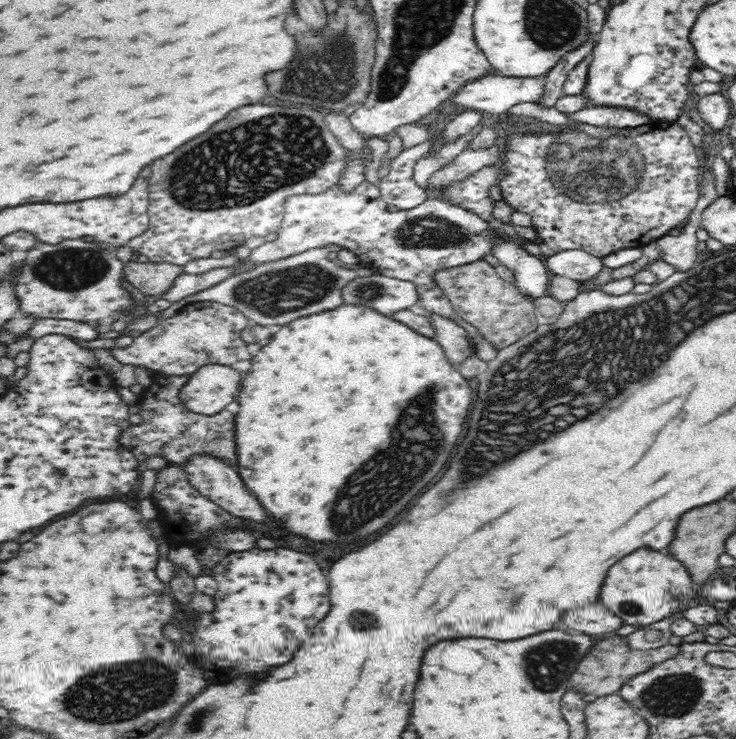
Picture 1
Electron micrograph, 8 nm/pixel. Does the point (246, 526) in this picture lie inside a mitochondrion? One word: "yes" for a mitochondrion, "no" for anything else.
no

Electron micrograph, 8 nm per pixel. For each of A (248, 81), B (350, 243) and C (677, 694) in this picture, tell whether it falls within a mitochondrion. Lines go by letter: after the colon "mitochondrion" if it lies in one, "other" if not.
A: other
B: other
C: mitochondrion

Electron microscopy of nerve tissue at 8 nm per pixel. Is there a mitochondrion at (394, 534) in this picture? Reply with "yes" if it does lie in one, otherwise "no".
yes

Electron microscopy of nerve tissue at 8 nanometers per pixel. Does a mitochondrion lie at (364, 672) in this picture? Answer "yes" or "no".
no

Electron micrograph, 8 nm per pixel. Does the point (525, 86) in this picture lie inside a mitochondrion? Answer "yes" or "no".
no

